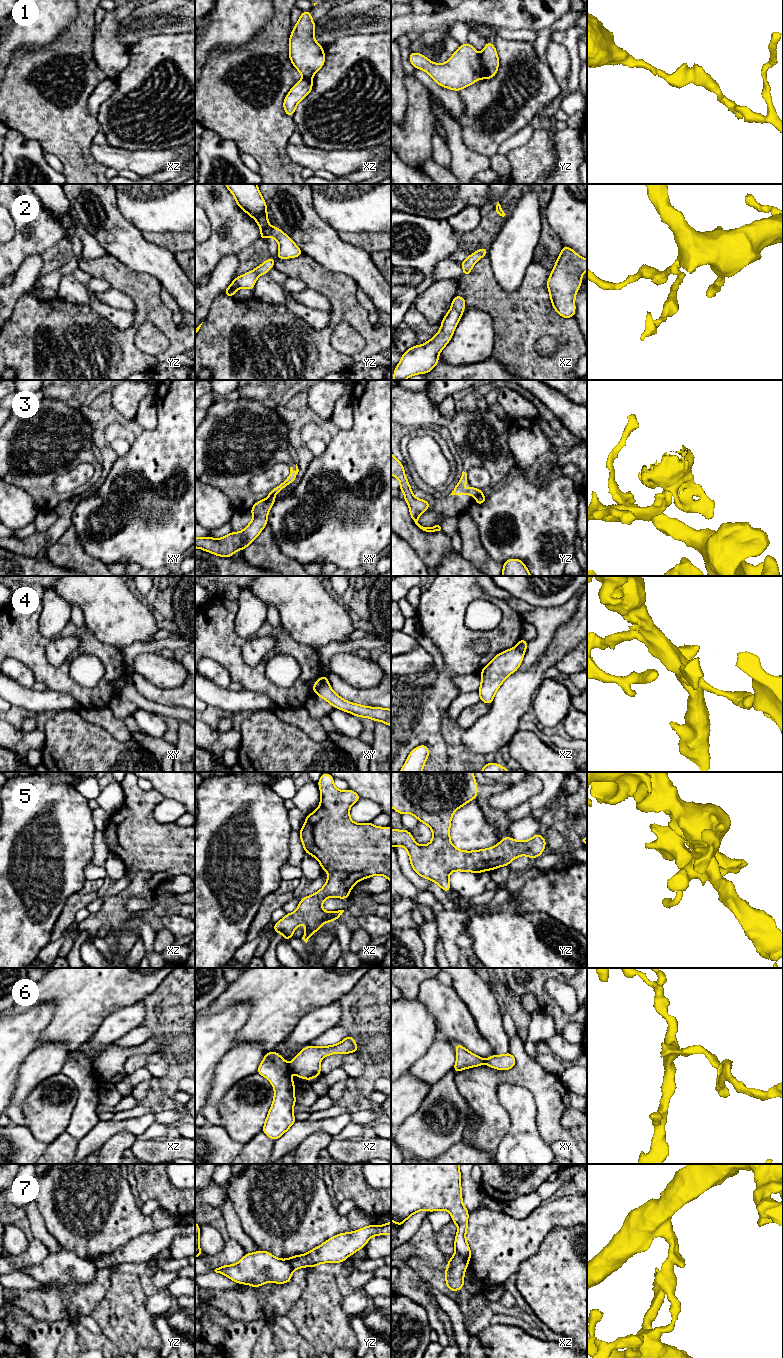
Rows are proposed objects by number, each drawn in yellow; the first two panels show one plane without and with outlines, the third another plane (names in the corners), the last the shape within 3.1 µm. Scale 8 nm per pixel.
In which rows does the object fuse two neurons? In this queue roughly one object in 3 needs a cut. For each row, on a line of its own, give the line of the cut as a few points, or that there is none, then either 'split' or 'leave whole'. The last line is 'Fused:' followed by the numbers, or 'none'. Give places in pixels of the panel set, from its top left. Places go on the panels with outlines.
1: cut in yz along (480, 56), (482, 77); split
2: no cut; leave whole
3: cut in xy along (269, 494), (274, 495); split
4: cut in xy along (327, 681), (315, 692); split
5: no cut; leave whole
6: cut in xz along (288, 1065), (290, 1070); split
7: cut in xz along (456, 1252), (467, 1262); split
Fused: 1, 3, 4, 6, 7

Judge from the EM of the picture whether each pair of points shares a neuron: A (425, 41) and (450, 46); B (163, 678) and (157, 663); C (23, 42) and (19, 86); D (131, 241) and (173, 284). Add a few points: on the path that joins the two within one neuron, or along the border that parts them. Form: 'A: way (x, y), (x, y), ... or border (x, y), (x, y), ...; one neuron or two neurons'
A: way (431, 44), (444, 46); one neuron
B: way (163, 674), (157, 667); one neuron
C: border (45, 45), (40, 48), (17, 50), (10, 62); two neurons
D: way (142, 252), (163, 273); one neuron

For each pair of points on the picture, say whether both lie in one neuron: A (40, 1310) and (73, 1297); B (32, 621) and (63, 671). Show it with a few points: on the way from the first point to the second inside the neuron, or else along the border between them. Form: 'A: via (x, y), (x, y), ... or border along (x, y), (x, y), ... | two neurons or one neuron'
A: via (48, 1304), (65, 1302) | one neuron
B: via (32, 637), (32, 653), (47, 668) | one neuron

